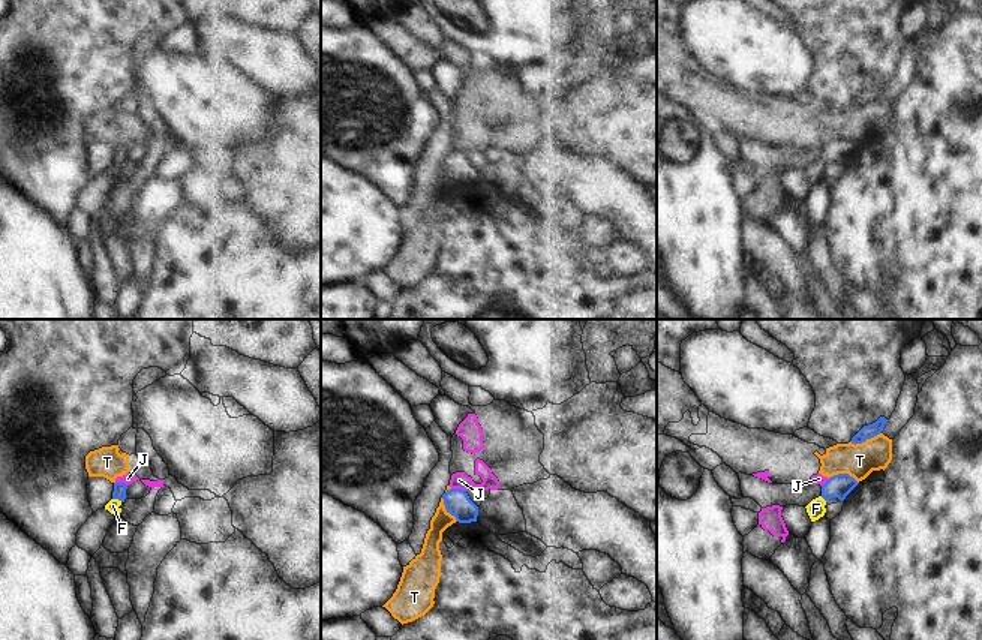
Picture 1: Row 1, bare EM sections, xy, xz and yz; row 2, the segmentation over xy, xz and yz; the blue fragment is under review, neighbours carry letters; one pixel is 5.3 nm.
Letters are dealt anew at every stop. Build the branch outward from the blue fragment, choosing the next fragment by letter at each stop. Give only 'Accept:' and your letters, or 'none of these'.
Accept: F

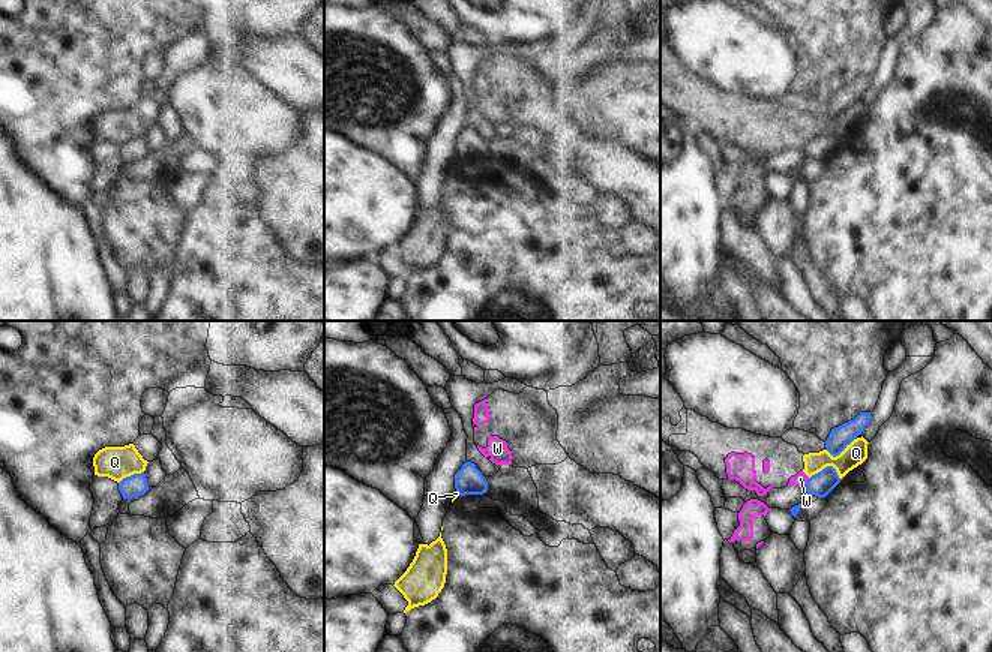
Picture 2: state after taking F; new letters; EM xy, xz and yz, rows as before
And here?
Accept: none of these

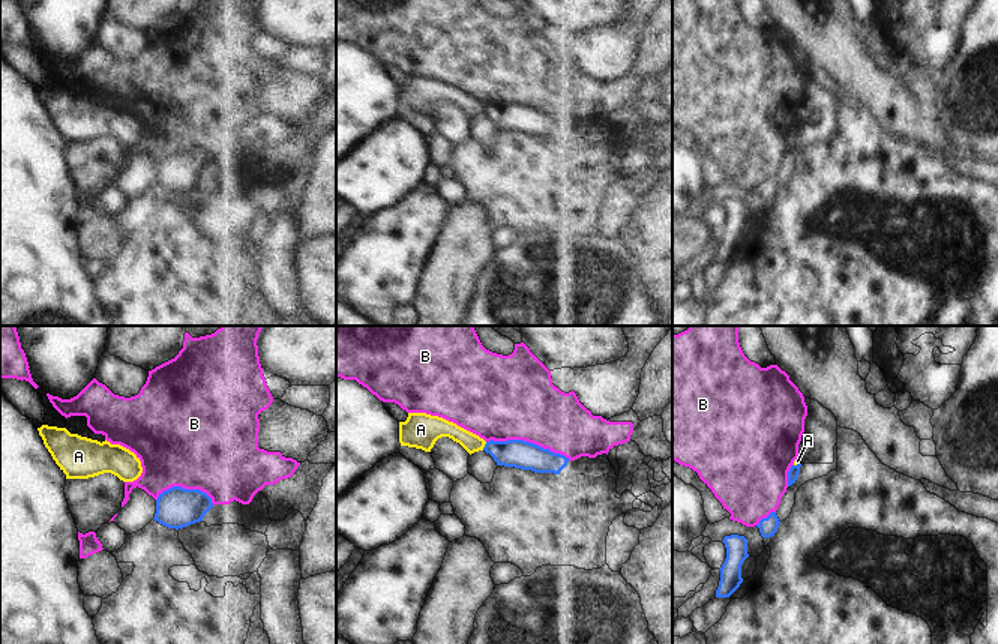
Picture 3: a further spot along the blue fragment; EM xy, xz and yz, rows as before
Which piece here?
Accept: none of these

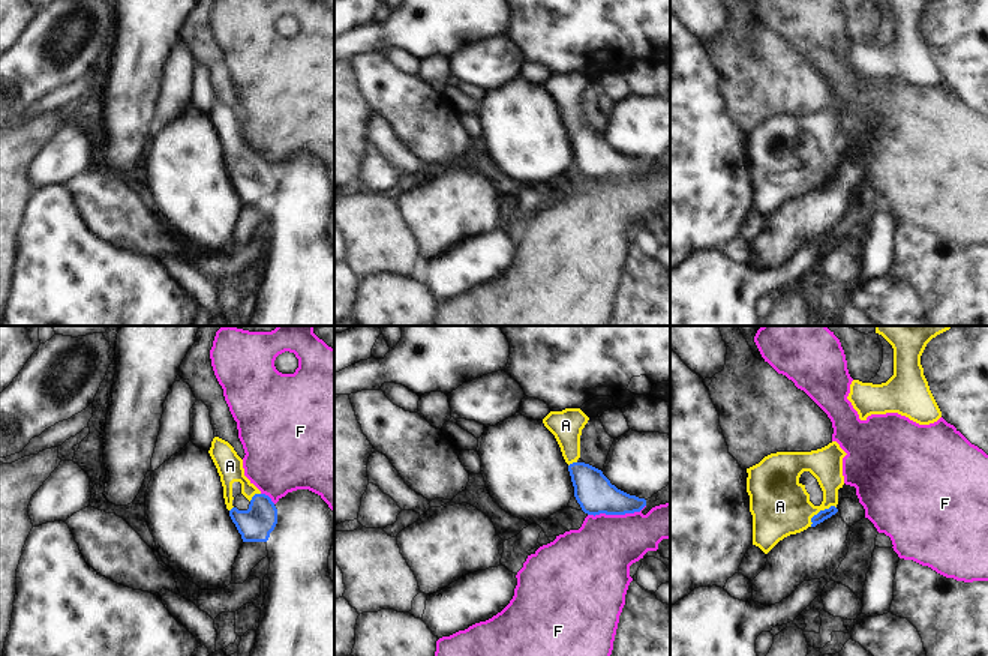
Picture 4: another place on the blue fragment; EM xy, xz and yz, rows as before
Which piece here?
Accept: A

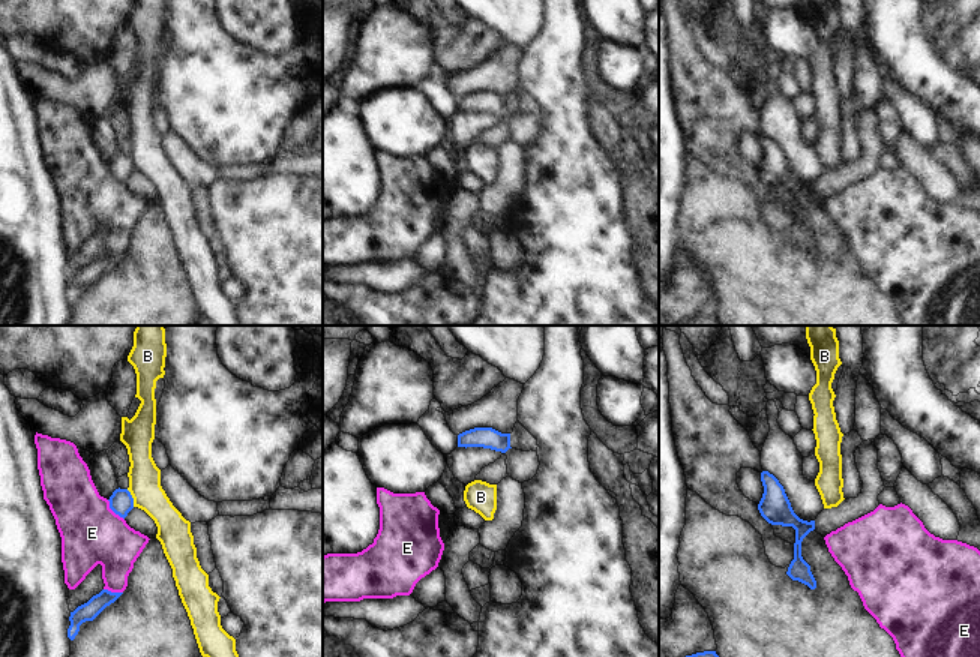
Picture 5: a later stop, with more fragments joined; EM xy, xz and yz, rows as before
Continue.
Accept: none of these

